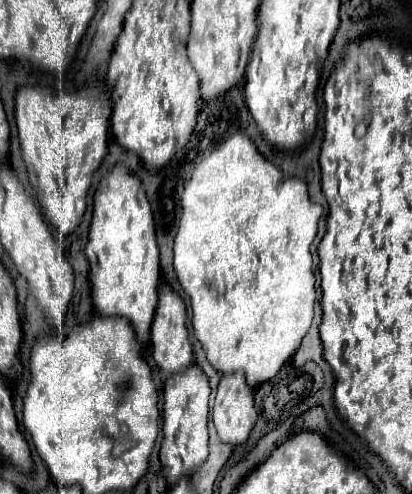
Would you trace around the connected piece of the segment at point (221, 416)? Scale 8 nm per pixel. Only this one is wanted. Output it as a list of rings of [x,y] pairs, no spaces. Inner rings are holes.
[[[245,374],[223,376],[213,404],[213,424],[219,440],[233,446],[245,444],[255,420],[253,388],[245,382]]]

